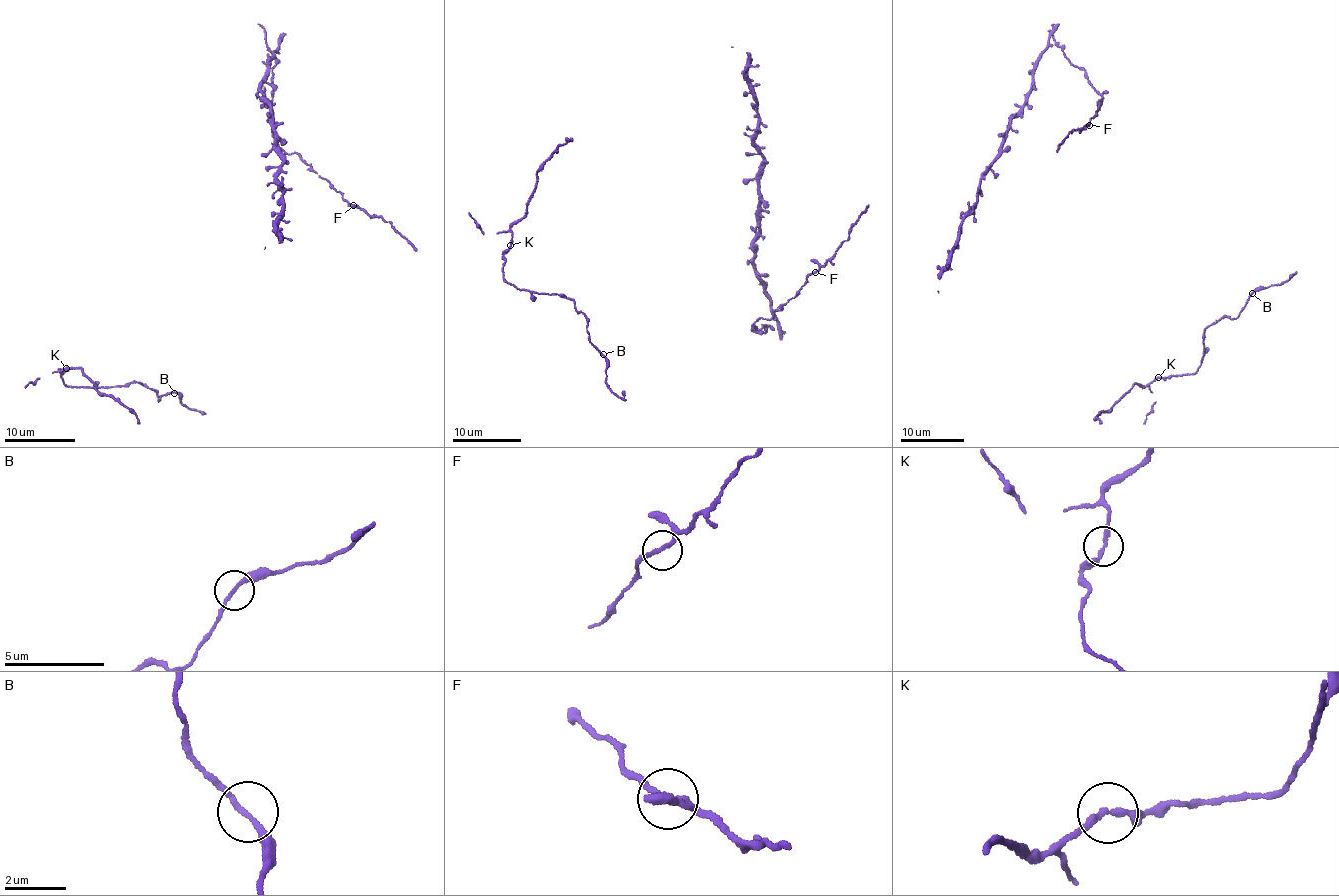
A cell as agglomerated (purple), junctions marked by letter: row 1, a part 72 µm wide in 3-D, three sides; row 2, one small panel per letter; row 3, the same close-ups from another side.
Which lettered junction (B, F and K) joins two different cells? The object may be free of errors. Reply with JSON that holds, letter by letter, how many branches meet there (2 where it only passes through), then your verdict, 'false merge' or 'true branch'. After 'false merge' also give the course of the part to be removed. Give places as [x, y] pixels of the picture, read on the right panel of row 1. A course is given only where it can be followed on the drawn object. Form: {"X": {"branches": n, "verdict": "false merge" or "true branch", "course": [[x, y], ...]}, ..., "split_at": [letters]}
{"B": {"branches": 2, "verdict": "true branch"}, "F": {"branches": 2, "verdict": "true branch"}, "K": {"branches": 2, "verdict": "true branch"}, "split_at": []}

